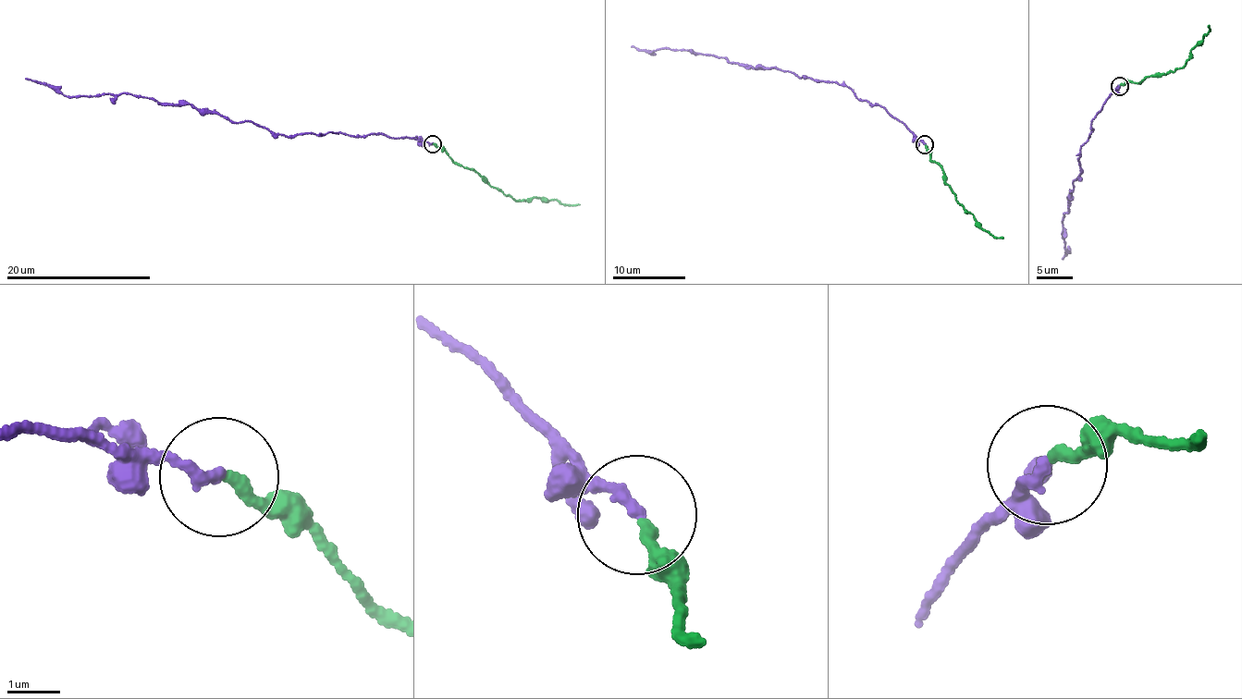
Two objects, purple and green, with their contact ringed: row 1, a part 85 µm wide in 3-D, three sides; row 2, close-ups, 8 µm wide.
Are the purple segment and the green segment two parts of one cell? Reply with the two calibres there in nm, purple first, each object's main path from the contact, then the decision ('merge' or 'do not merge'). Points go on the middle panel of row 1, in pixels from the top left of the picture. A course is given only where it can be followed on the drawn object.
calibres 220 and 200 nm; course purple (924, 145), (882, 106), (862, 101), (846, 86), (773, 68), (756, 69), (687, 49), (643, 51), (632, 46); course green (924, 145), (930, 160), (941, 168), (943, 183), (955, 200), (974, 215), (976, 223), (1003, 239); merge

